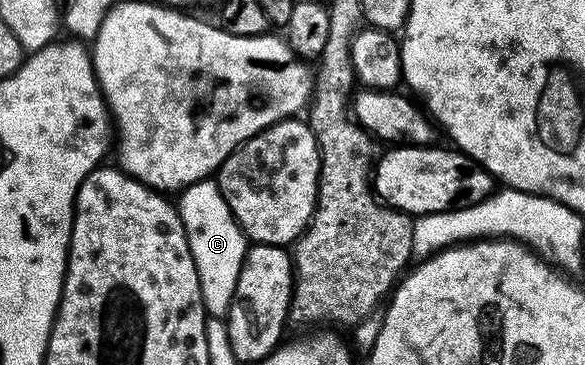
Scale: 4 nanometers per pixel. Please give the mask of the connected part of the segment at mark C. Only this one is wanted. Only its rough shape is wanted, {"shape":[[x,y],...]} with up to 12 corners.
{"shape":[[215,179],[178,196],[207,315],[227,317],[250,241]]}

